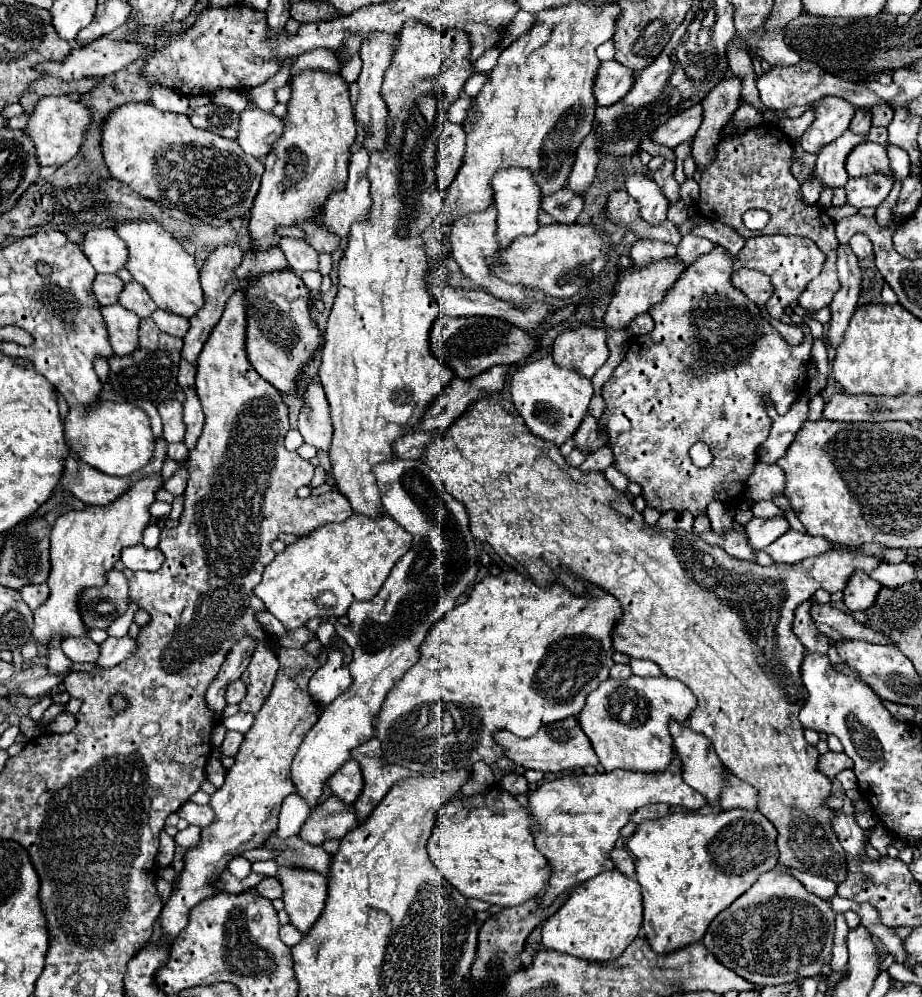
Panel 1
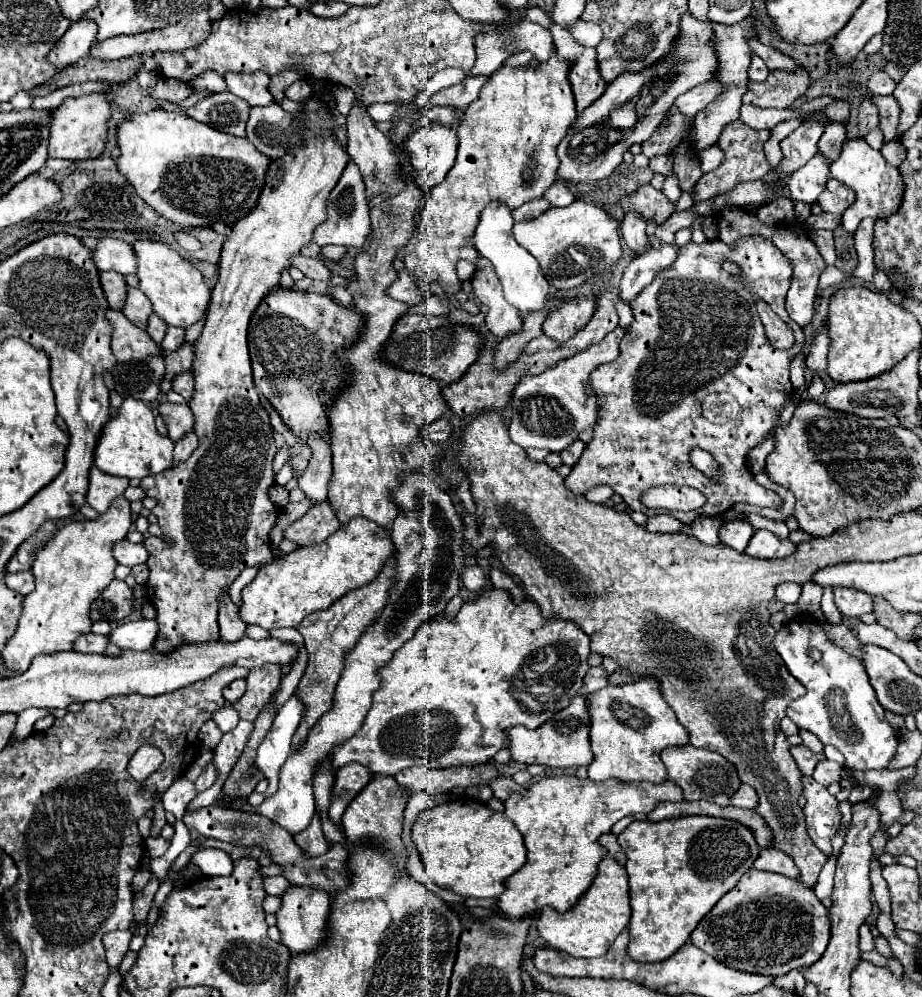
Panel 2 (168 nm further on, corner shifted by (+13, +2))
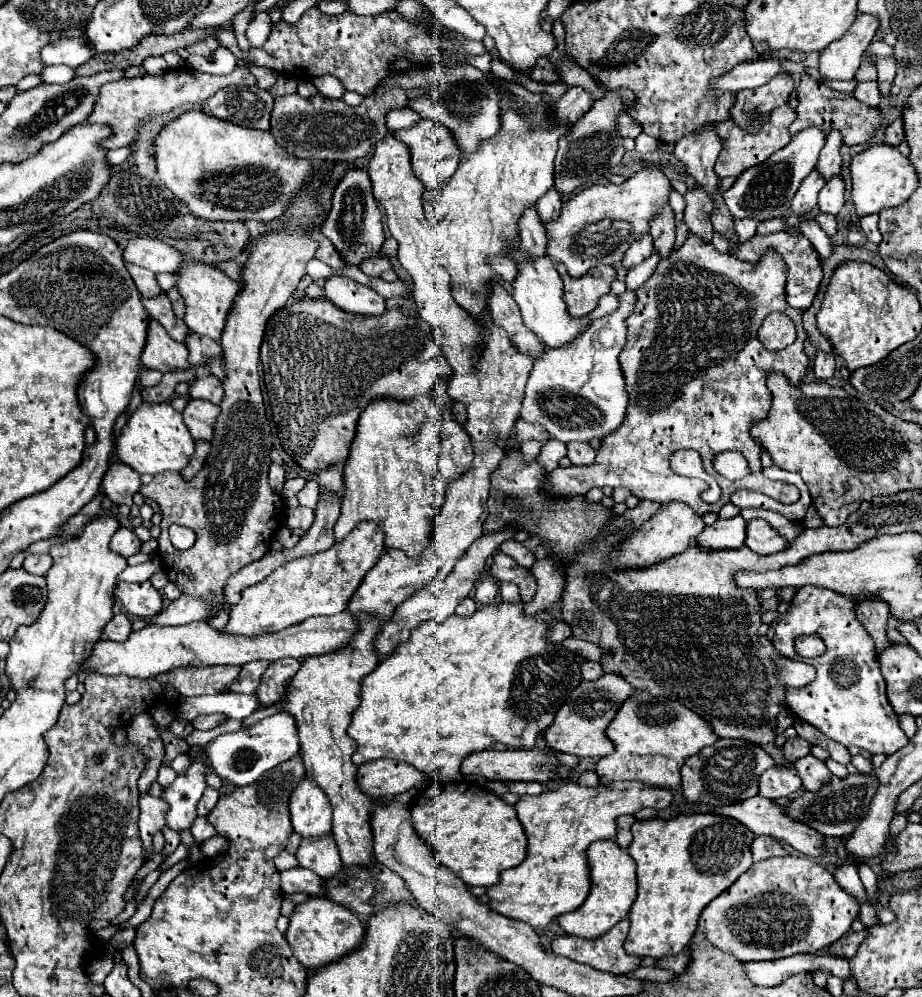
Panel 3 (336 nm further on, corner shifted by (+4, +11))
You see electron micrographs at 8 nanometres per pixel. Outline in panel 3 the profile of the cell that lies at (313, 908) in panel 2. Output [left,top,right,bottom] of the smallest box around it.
[285,896,365,970]

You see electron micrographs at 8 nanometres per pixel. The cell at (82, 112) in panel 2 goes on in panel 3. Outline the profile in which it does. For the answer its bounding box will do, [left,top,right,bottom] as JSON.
[87,68,255,148]

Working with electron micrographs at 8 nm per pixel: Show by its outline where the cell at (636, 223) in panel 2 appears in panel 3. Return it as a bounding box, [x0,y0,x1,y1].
[621,232,655,268]

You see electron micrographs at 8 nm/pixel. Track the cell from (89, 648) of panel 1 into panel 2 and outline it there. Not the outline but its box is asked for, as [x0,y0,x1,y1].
[74,633,108,653]

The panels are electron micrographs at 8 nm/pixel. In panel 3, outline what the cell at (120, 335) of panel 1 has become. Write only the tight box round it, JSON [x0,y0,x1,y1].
[141,318,187,372]

